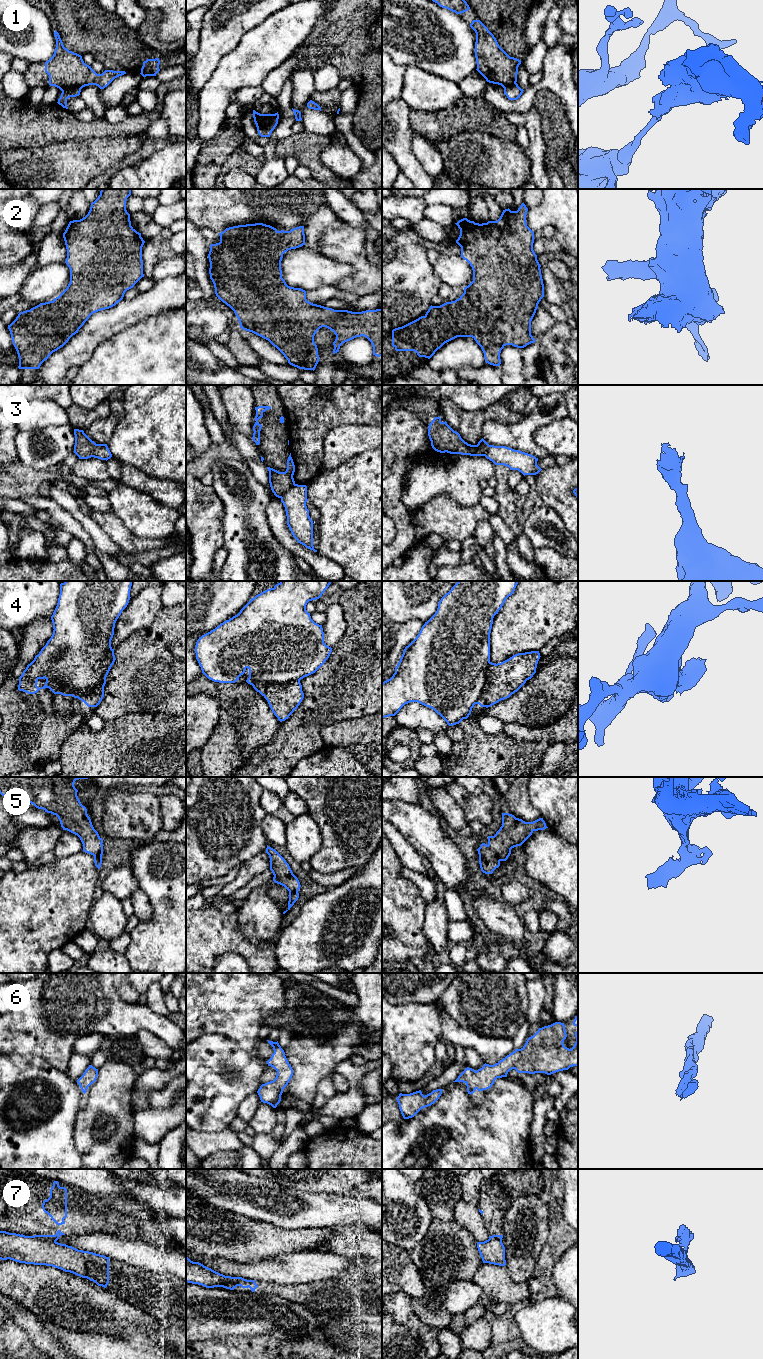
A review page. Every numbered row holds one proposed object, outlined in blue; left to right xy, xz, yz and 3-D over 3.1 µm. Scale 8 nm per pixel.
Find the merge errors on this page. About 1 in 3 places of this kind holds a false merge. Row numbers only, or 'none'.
1, 3, 4, 7

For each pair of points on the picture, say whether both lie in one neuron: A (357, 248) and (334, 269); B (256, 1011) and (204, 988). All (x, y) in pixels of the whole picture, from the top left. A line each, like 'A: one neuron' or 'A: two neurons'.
A: two neurons
B: one neuron

